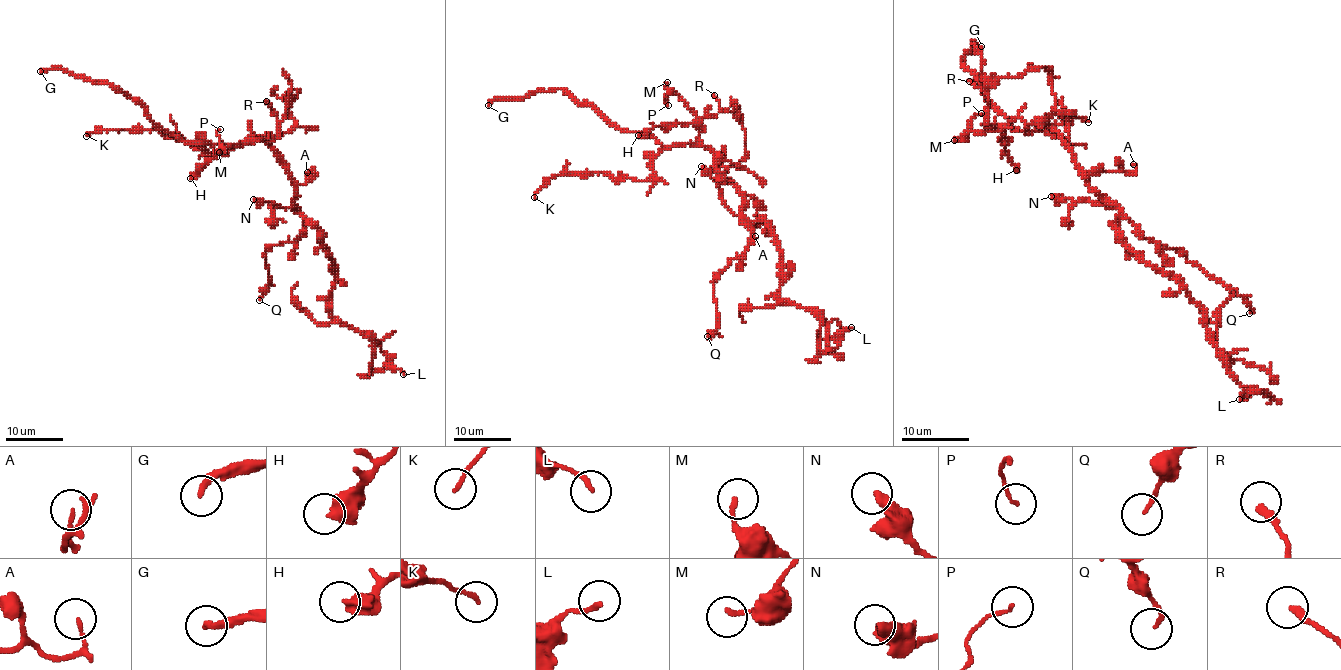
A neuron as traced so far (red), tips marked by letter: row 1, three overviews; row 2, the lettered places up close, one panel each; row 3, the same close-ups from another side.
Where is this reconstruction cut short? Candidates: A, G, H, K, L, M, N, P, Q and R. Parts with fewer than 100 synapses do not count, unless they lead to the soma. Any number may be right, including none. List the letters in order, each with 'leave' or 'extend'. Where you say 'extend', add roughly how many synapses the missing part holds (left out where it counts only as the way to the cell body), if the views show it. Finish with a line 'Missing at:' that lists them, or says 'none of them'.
A: leave
G: extend; 550 synapses
H: leave
K: leave
L: leave
M: leave
N: leave
P: leave
Q: leave
R: leave
Missing at: G

